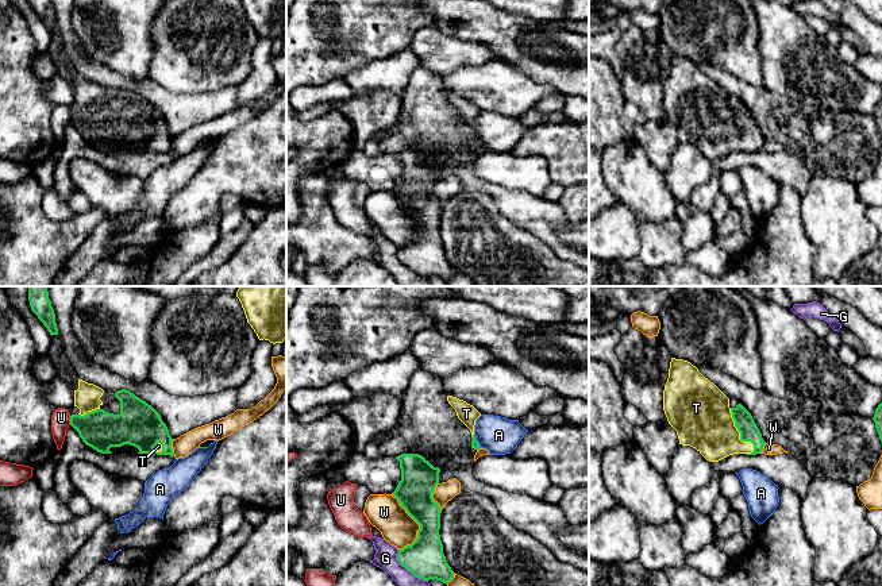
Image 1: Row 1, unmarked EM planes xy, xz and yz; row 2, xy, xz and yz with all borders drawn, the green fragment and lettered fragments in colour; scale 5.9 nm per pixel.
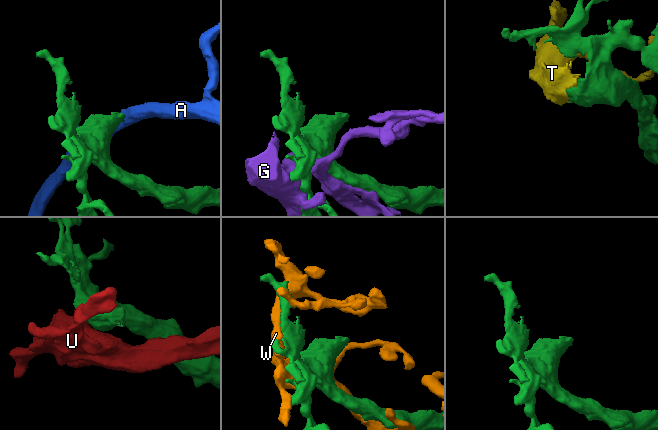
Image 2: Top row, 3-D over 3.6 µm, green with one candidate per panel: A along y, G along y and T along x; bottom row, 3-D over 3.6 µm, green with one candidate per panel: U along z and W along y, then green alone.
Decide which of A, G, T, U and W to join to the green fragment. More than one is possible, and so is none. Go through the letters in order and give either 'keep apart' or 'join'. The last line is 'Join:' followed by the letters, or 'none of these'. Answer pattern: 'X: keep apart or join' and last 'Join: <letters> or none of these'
A: keep apart
G: keep apart
T: join
U: keep apart
W: keep apart
Join: T

